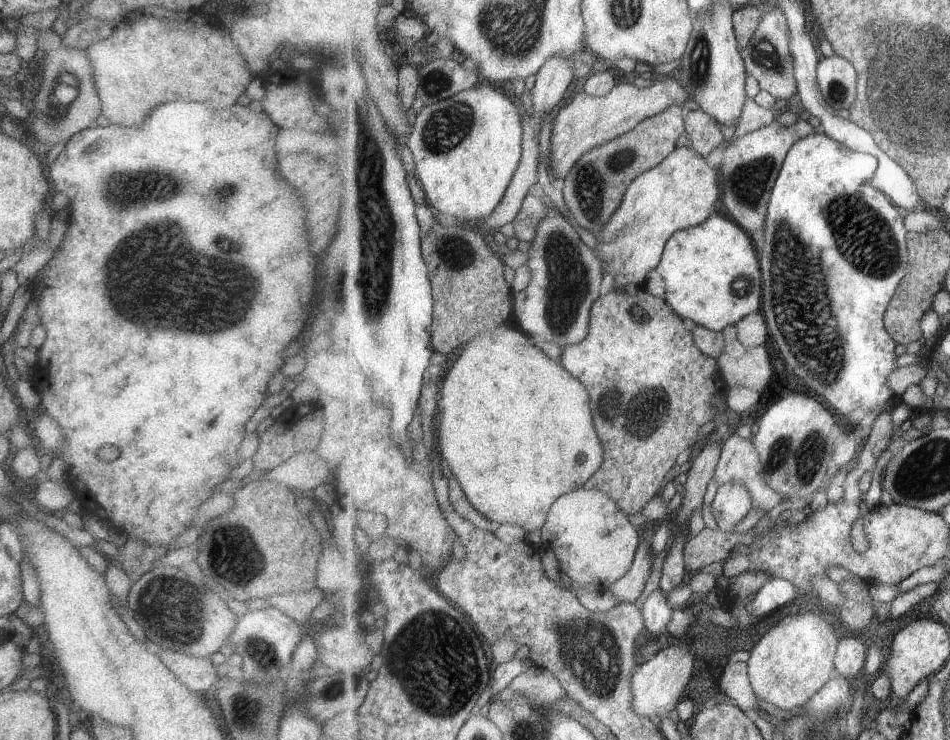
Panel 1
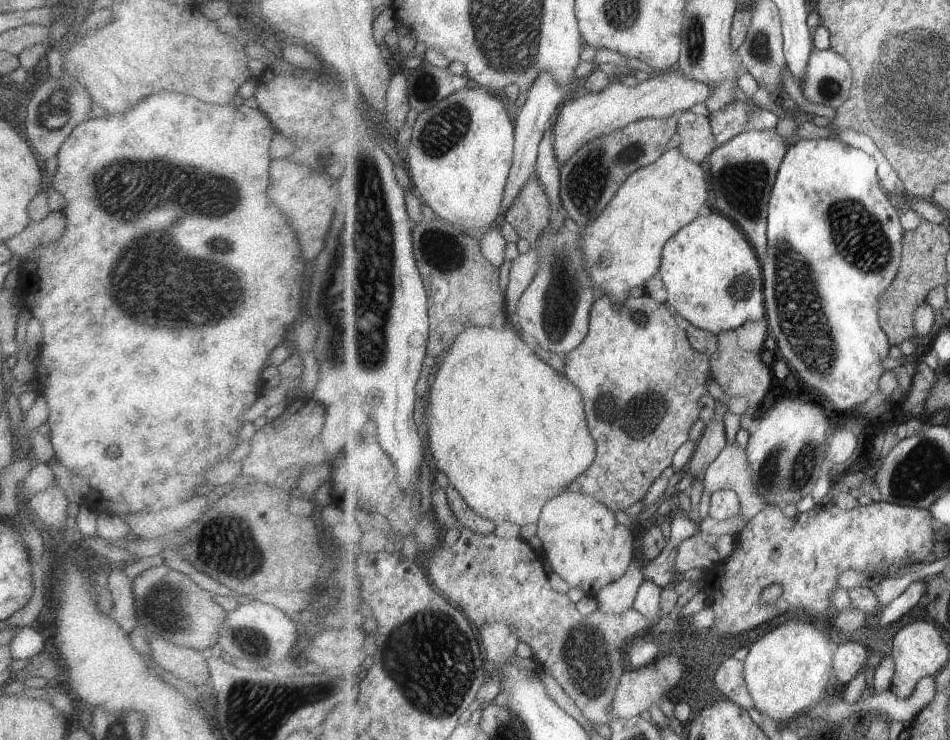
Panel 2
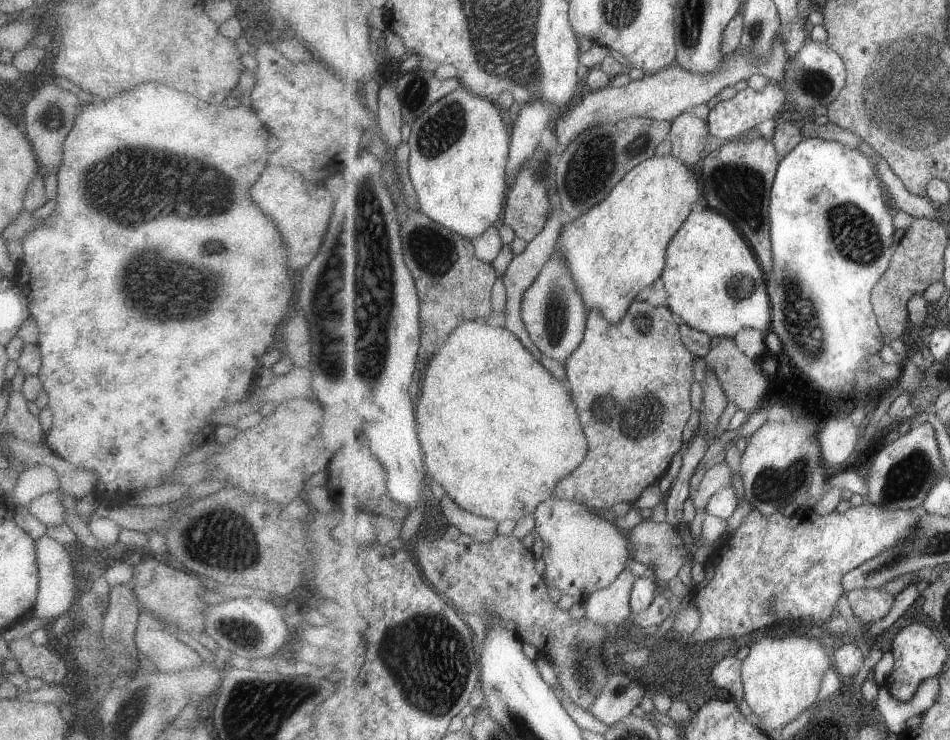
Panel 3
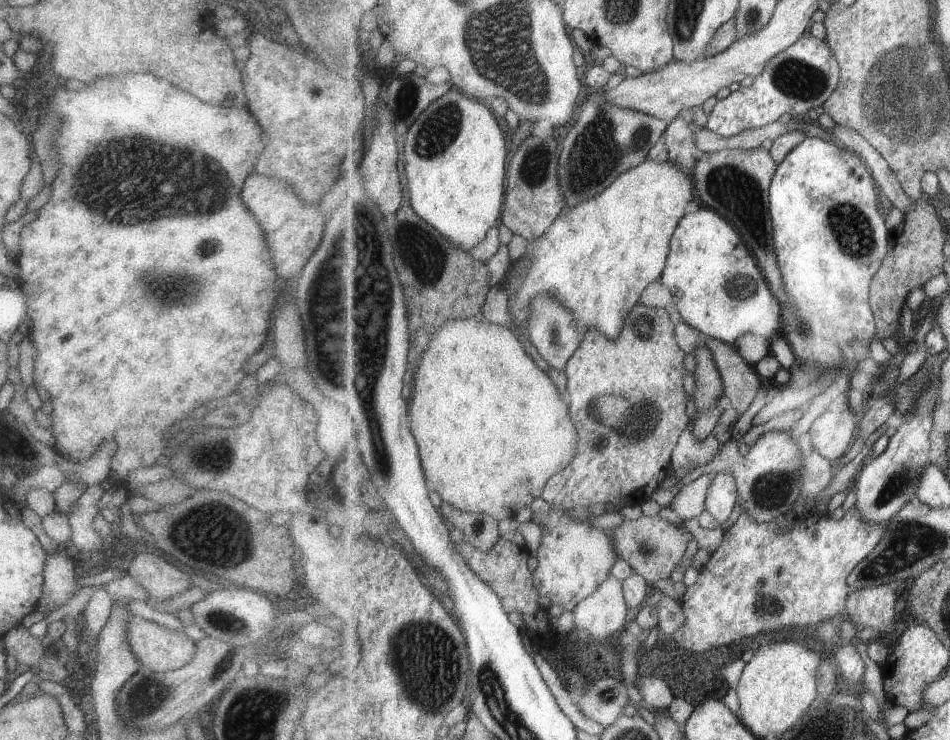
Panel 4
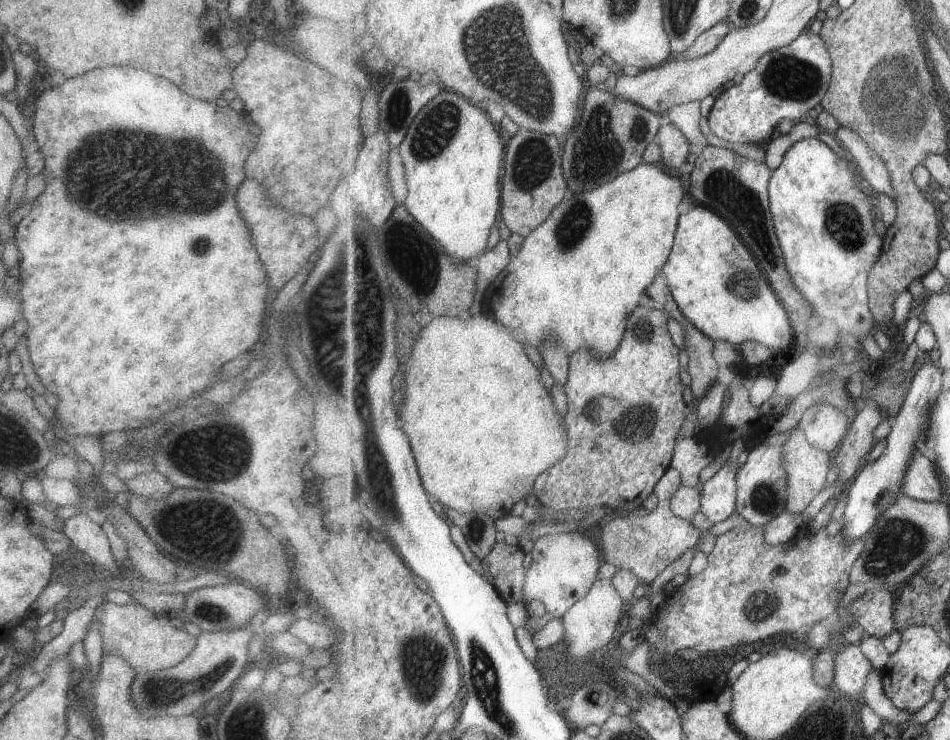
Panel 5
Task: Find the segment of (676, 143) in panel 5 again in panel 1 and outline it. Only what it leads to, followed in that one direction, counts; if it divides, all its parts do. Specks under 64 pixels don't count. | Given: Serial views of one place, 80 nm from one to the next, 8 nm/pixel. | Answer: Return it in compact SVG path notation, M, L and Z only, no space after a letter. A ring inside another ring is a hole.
M703 109L688 111L685 117L686 132L690 136L691 147L704 157L715 148L720 148L726 140L721 123Z

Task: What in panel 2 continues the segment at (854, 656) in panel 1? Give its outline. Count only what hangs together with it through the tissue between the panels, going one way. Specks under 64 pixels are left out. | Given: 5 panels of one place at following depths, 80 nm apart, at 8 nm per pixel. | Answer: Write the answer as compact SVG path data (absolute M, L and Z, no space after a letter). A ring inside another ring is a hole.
M838 640L834 648L835 681L840 685L851 682L864 670L871 652L861 642Z

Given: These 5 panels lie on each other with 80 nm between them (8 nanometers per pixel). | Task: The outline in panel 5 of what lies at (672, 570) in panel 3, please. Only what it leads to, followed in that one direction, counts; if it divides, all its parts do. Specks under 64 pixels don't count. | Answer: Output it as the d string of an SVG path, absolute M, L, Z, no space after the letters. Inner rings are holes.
M661 498L655 510L635 513L626 518L604 519L600 522L601 535L597 542L605 563L621 569L629 569L649 585L671 562L685 554L689 548L697 548L699 529L691 521L679 518L672 509L671 501Z

